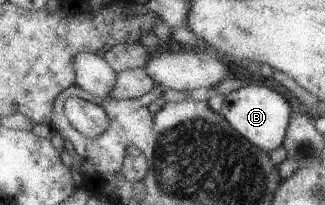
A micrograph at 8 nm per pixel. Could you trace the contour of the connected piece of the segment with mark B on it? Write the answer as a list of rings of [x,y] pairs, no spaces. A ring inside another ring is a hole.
[[[243,84],[239,89],[223,96],[219,114],[251,145],[269,153],[282,144],[288,126],[289,113],[289,104],[275,90],[269,90],[259,84]]]

